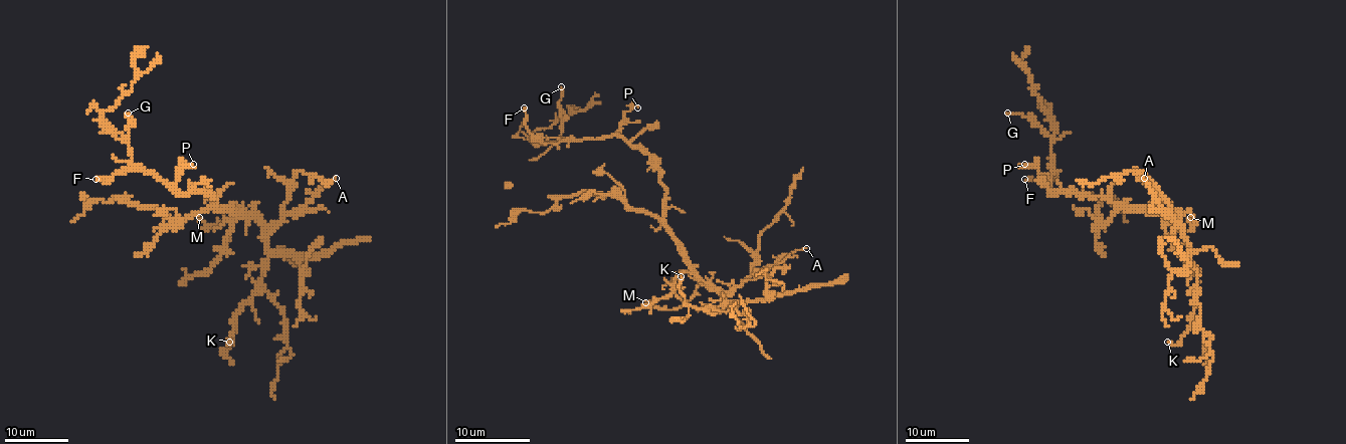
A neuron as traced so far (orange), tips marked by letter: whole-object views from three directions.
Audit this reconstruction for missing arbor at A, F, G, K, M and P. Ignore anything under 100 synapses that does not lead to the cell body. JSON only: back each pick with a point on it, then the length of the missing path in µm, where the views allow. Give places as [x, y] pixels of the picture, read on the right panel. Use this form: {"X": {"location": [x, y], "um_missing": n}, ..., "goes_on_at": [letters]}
{"goes_on_at": []}

